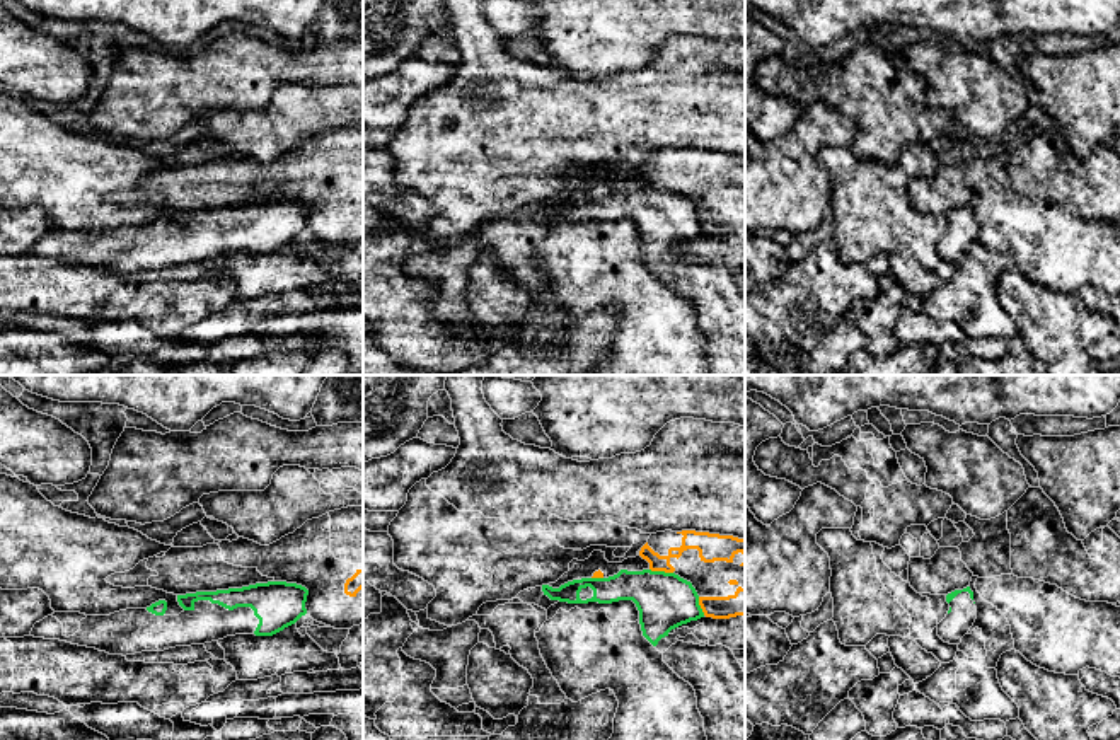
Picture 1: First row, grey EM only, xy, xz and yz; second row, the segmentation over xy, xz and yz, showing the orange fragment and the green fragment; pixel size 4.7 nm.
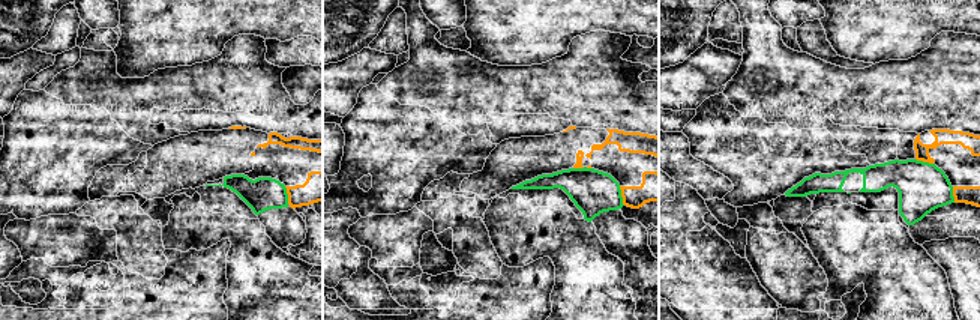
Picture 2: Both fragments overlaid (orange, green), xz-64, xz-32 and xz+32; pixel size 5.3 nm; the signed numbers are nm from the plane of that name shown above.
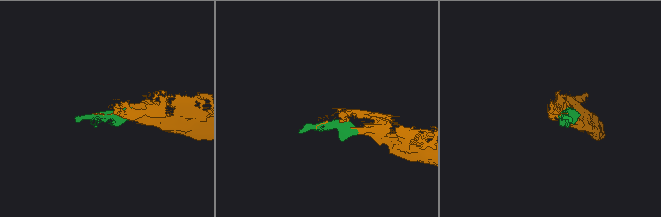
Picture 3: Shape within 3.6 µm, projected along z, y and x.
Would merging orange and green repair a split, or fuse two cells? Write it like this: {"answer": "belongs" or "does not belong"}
{"answer": "does not belong"}

